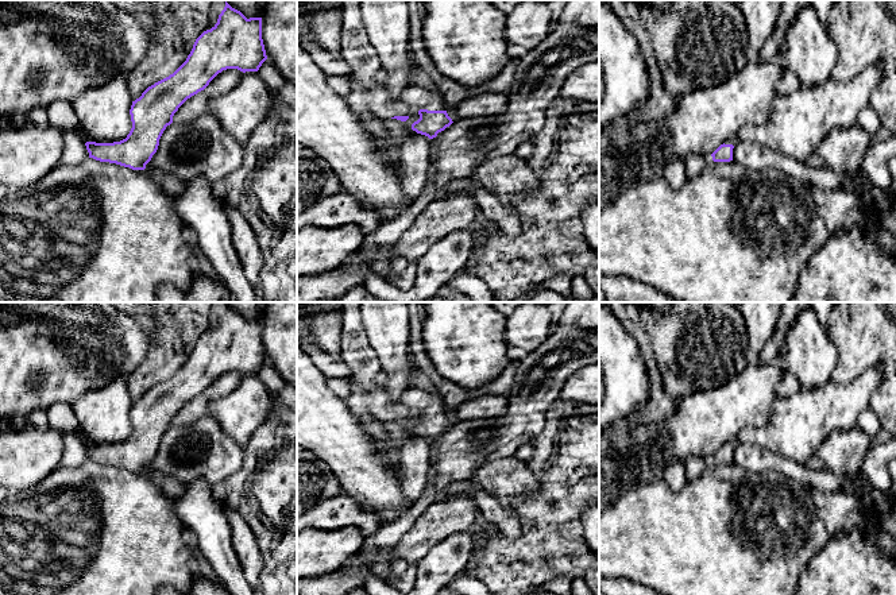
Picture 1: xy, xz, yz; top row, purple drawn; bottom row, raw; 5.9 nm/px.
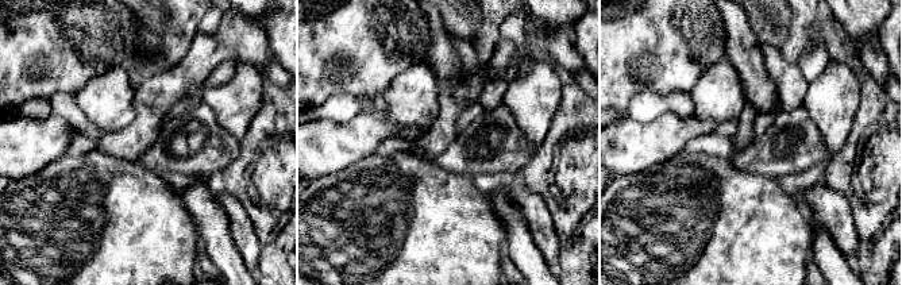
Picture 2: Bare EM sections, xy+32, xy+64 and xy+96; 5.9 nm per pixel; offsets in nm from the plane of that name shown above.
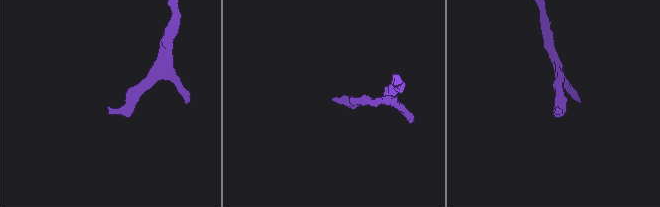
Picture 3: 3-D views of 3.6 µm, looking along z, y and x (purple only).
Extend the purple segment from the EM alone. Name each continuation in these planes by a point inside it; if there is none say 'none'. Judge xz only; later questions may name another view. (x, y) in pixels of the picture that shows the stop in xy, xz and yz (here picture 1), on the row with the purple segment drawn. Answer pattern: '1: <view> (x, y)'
1: xz (377, 99)

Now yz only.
1: yz (695, 163)

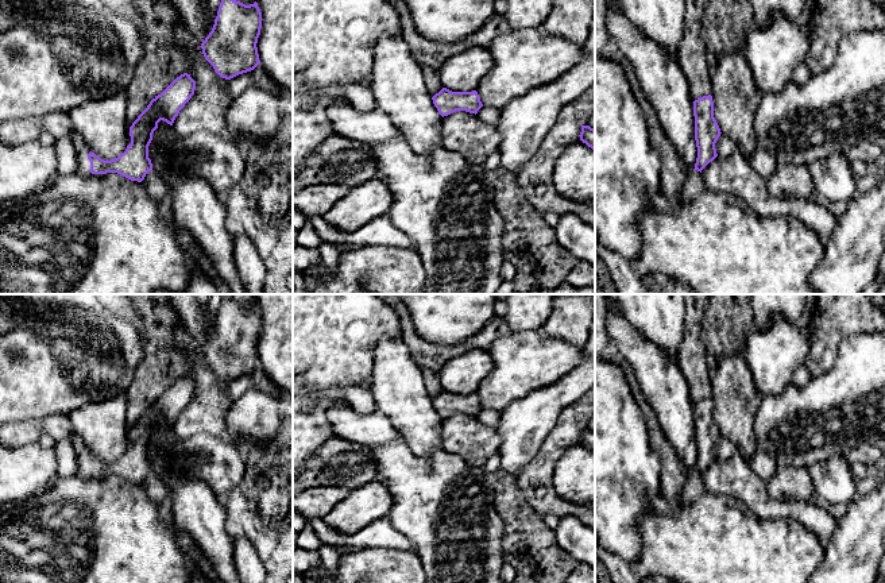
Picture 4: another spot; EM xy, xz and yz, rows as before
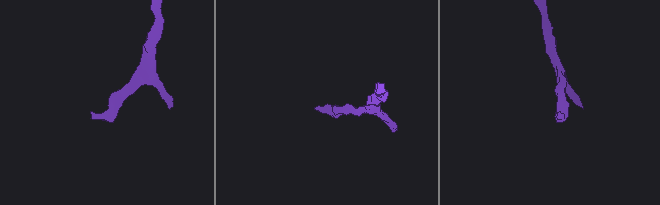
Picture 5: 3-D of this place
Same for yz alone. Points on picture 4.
none

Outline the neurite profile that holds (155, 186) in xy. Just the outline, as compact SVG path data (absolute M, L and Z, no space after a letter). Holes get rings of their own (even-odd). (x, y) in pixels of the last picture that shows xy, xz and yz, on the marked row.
M148 171L142 181L146 192L154 200L163 202L171 201L171 189L170 186L154 171Z

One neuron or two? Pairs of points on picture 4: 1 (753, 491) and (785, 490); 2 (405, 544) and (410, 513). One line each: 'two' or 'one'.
1: two
2: two

